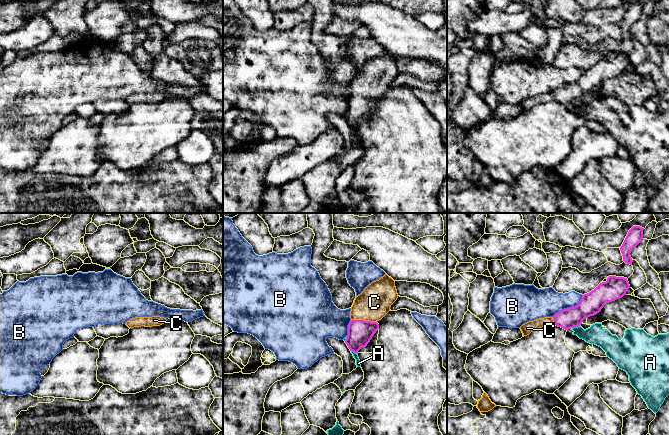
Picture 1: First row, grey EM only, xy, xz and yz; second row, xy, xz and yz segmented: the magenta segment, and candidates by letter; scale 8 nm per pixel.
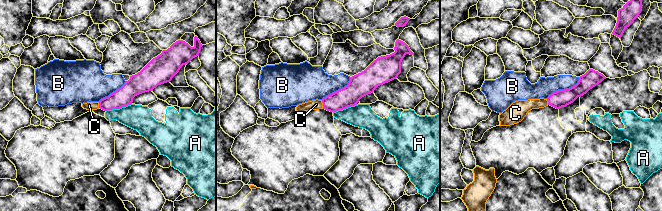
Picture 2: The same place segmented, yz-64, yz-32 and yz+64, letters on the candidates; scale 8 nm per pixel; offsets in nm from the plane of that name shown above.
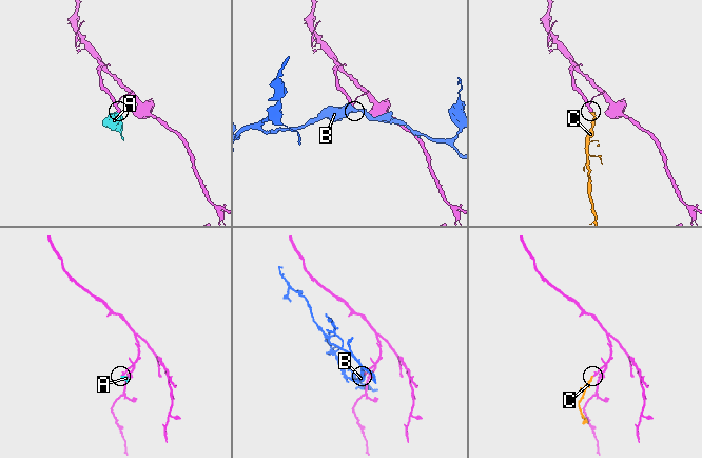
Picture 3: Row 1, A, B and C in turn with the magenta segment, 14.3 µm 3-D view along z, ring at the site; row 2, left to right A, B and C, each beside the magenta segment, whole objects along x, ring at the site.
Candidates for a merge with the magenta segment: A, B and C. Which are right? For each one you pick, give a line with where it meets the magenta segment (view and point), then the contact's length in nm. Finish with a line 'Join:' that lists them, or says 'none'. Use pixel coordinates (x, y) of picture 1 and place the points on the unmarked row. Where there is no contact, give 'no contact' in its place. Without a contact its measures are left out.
C: contact xz (363, 96); length 200 nm
Join: C

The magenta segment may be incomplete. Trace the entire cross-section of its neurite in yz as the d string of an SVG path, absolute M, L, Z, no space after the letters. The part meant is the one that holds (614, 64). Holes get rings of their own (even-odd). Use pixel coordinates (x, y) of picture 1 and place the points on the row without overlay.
M609 52L606 58L600 59L594 66L584 70L580 79L556 89L553 93L539 94L523 100L520 105L523 112L535 105L556 101L565 106L578 103L585 94L594 92L605 80L622 74L630 64L627 54Z

